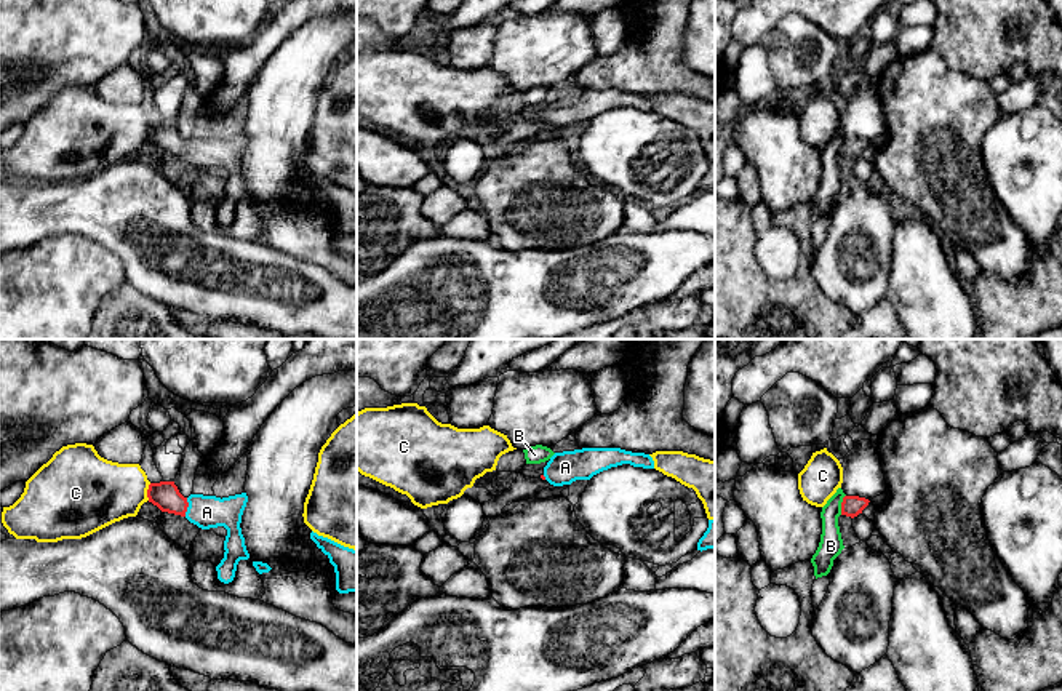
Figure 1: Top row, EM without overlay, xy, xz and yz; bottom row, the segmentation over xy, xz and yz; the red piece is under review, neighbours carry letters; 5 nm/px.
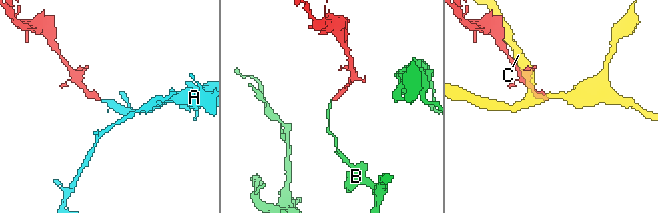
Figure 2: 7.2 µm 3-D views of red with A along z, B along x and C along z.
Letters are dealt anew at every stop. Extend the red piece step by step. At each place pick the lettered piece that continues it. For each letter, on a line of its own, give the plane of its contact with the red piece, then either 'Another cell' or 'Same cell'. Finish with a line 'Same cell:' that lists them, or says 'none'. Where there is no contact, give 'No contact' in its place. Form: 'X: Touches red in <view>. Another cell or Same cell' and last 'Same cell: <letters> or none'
A: Touches red in xy. Same cell
B: Touches red in yz. Another cell
C: Touches red in xy. Another cell
Same cell: A

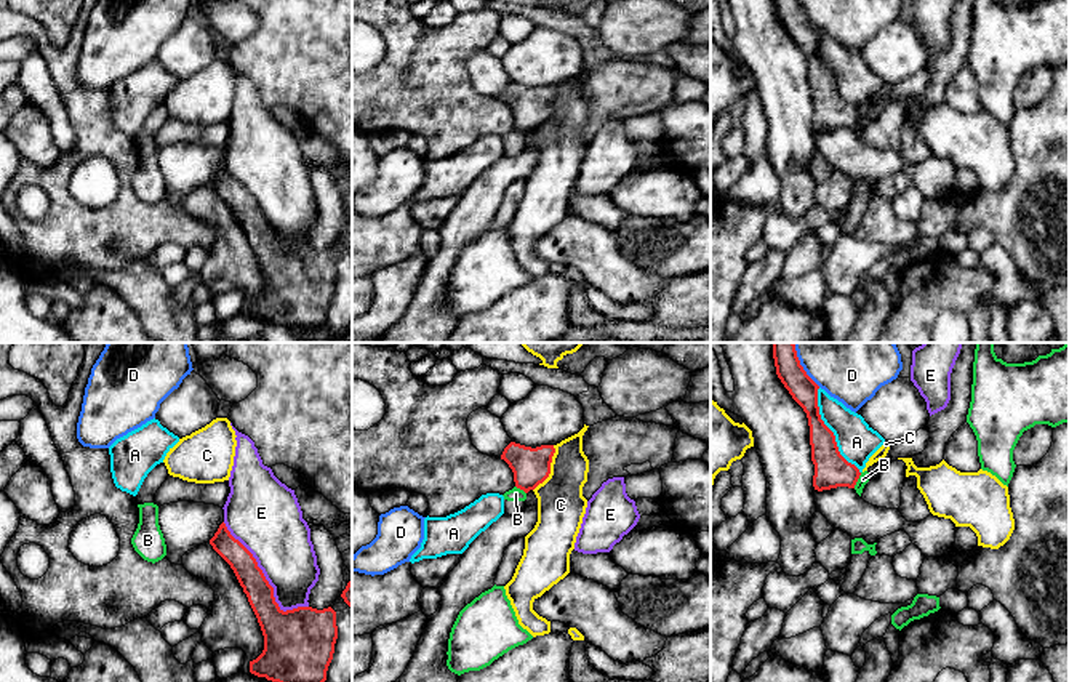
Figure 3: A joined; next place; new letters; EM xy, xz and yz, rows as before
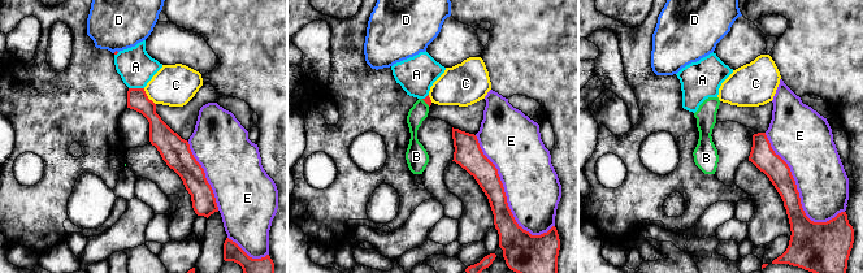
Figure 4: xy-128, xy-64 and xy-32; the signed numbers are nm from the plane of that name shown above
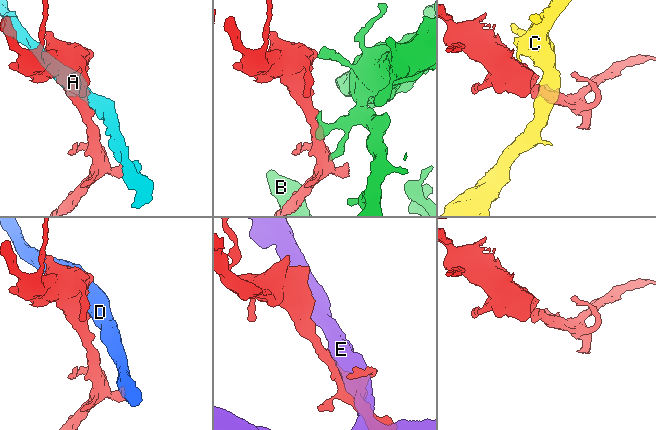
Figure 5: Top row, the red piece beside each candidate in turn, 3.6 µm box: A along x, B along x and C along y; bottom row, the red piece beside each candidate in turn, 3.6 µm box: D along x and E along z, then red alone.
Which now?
A: Touches red in yz. Another cell
B: Touches red in yz. Another cell
C: Touches red in xz. Another cell
D: Touches red in yz. Another cell
E: Touches red in xy. Another cell
Same cell: none

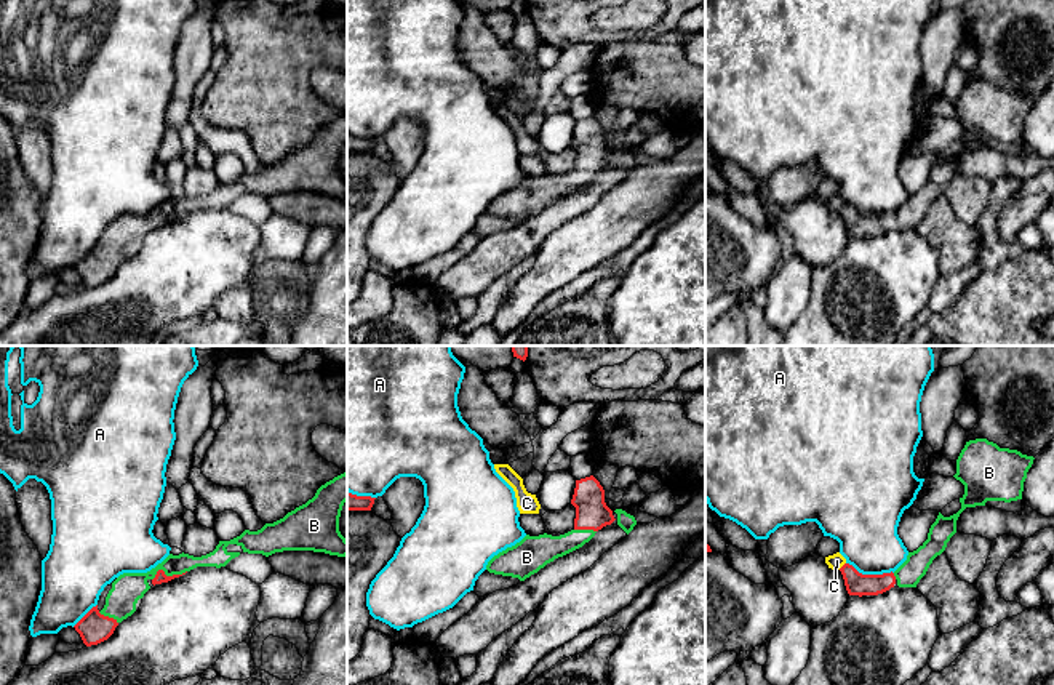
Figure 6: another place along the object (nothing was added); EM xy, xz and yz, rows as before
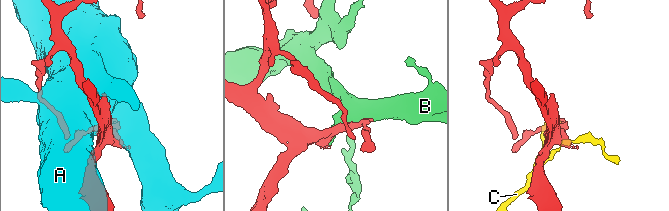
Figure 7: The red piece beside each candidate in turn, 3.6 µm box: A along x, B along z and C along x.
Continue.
A: Touches red in yz. Another cell
B: Touches red in xy. Same cell
C: Touches red in yz. Another cell
Same cell: B

